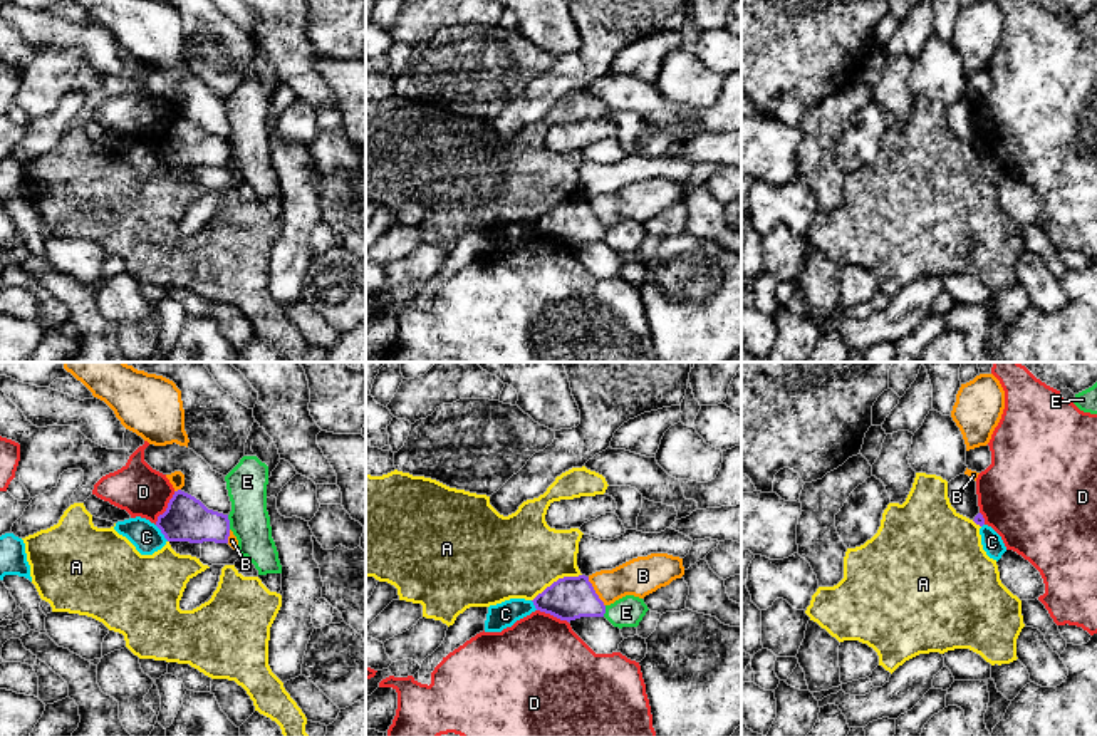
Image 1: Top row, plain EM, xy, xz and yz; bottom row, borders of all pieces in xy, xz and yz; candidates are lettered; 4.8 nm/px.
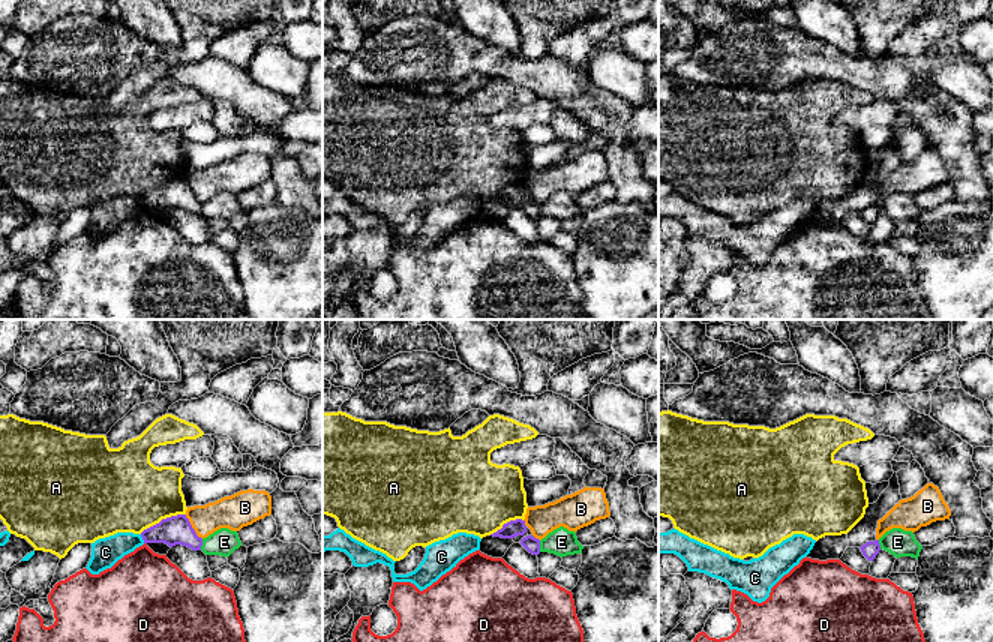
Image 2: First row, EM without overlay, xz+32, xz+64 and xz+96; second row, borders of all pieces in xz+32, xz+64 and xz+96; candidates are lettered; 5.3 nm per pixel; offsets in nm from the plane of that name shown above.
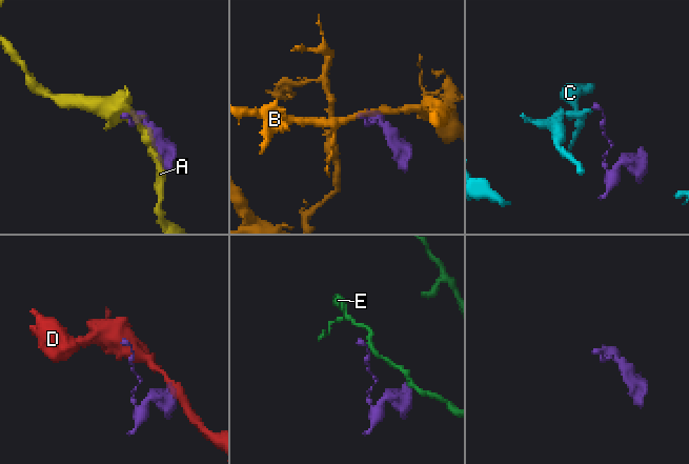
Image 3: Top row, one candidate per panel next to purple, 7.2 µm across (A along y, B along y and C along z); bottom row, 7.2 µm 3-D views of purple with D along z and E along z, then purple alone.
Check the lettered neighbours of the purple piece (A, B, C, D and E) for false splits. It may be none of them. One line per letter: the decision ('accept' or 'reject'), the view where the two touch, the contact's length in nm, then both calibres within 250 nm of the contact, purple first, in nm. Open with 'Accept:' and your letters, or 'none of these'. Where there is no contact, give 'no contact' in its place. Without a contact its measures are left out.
Accept: none of these
A: reject | xz | 280 nm | 200/400 nm
B: reject | xz | 170 nm | 200/190 nm
C: reject | xy | 100 nm | 220/150 nm
D: reject | xy | 190 nm | 220/240 nm
E: reject | xy | 70 nm | 220/190 nm

